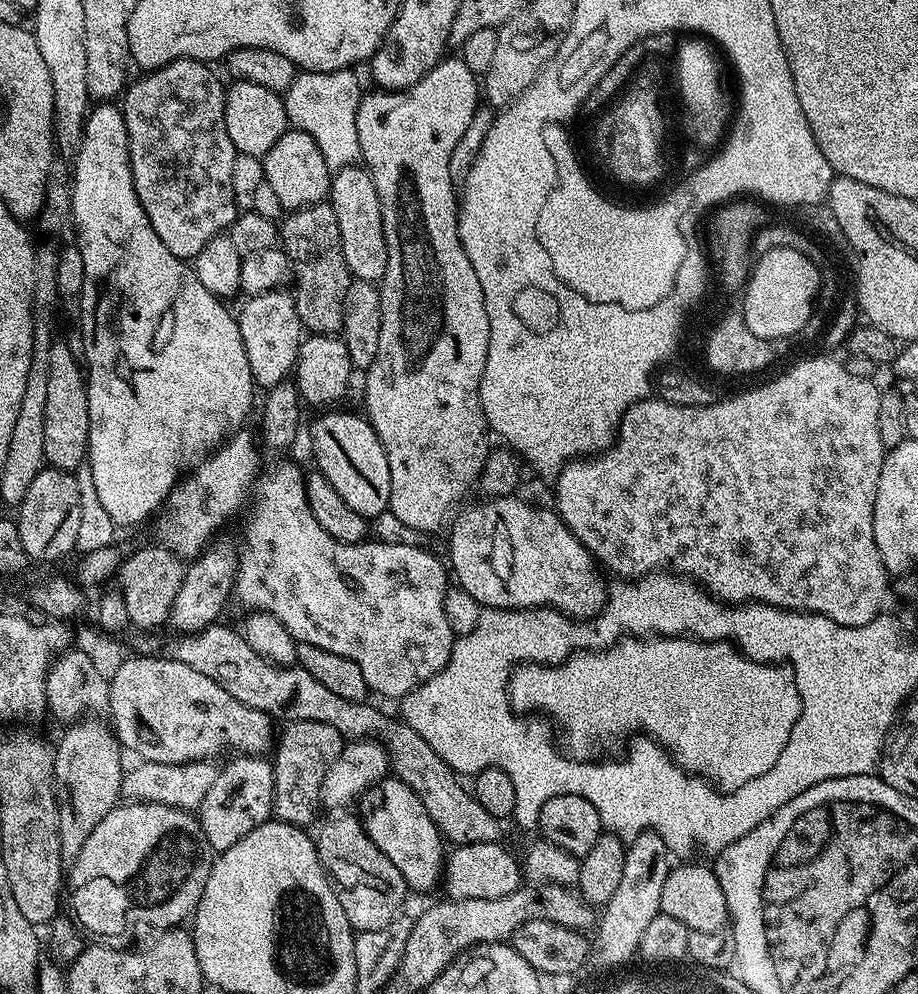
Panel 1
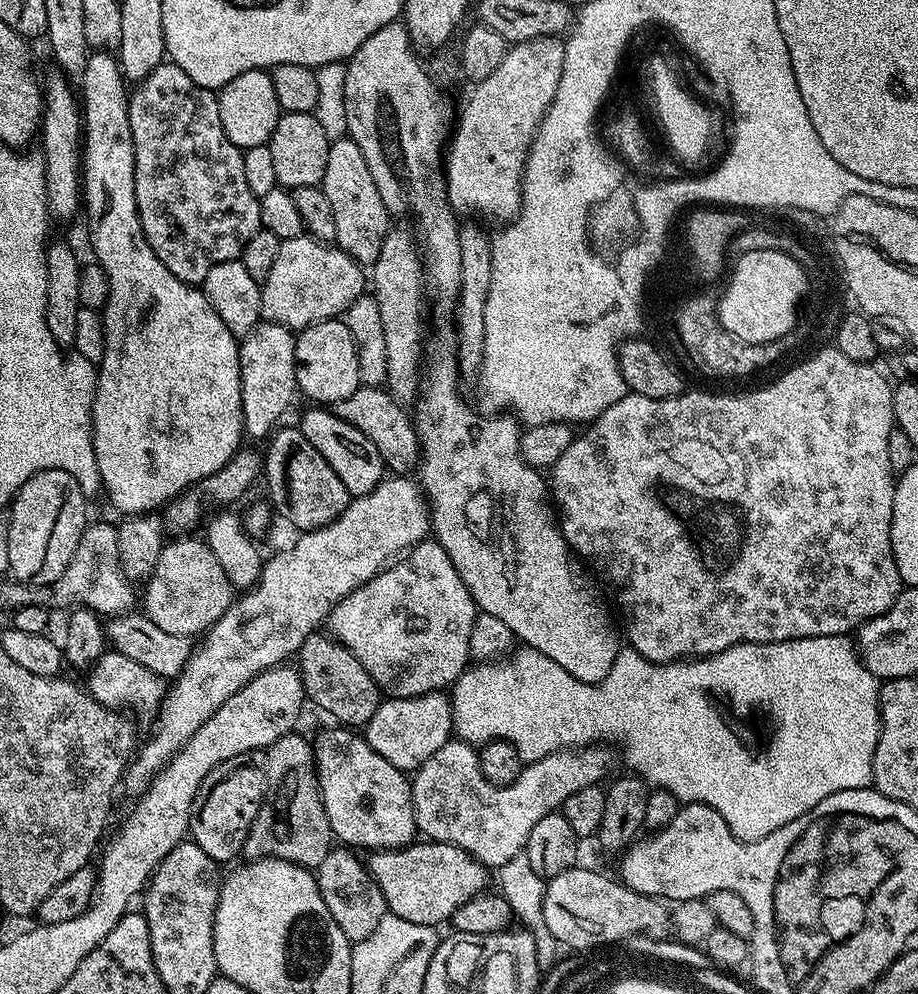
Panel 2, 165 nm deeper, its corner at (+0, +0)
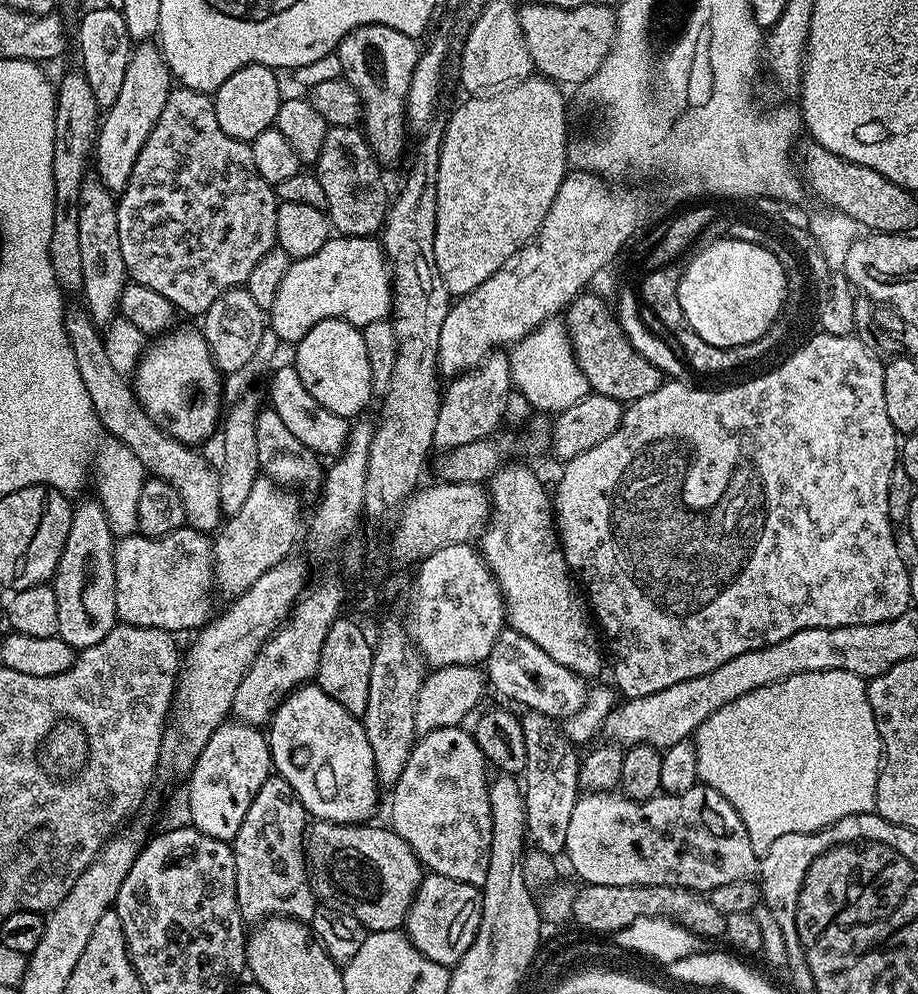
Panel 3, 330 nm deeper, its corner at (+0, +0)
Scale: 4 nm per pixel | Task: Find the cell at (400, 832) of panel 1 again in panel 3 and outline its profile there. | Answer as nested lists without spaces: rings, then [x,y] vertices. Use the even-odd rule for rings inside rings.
[[[309,682],[290,693],[276,708],[266,728],[268,748],[272,752],[272,767],[294,790],[294,794],[316,820],[329,820],[335,824],[362,824],[373,819],[376,803],[380,800],[382,785],[376,779],[374,750],[370,750],[370,738],[366,738],[363,723],[351,716],[330,694],[326,694],[315,682]]]

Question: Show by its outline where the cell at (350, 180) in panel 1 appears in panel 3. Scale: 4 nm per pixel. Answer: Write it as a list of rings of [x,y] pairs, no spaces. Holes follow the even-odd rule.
[[[329,127],[322,154],[316,159],[314,174],[326,193],[326,211],[331,227],[341,236],[375,237],[384,227],[390,207],[390,192],[384,185],[382,165],[359,127]]]

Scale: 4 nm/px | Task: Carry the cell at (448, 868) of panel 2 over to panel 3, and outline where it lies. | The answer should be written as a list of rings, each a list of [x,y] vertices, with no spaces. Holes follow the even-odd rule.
[[[316,820],[309,827],[304,838],[304,859],[308,862],[308,878],[313,892],[321,897],[329,896],[332,900],[341,900],[348,904],[347,911],[361,924],[368,932],[385,932],[386,930],[400,930],[405,927],[408,919],[408,911],[412,905],[412,897],[415,896],[422,879],[422,865],[420,859],[410,850],[410,846],[401,836],[393,832],[391,827],[375,828],[375,823],[365,822],[362,824],[335,824],[329,820]]]

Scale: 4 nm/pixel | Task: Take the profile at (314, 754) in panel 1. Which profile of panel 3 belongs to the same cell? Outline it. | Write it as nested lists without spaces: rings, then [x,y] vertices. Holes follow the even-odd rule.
[[[278,774],[269,776],[254,802],[250,802],[238,834],[230,841],[238,906],[245,925],[255,926],[270,916],[288,916],[301,922],[317,919],[318,896],[312,890],[308,862],[304,859],[304,838],[309,827],[308,811],[294,794],[290,782]]]

